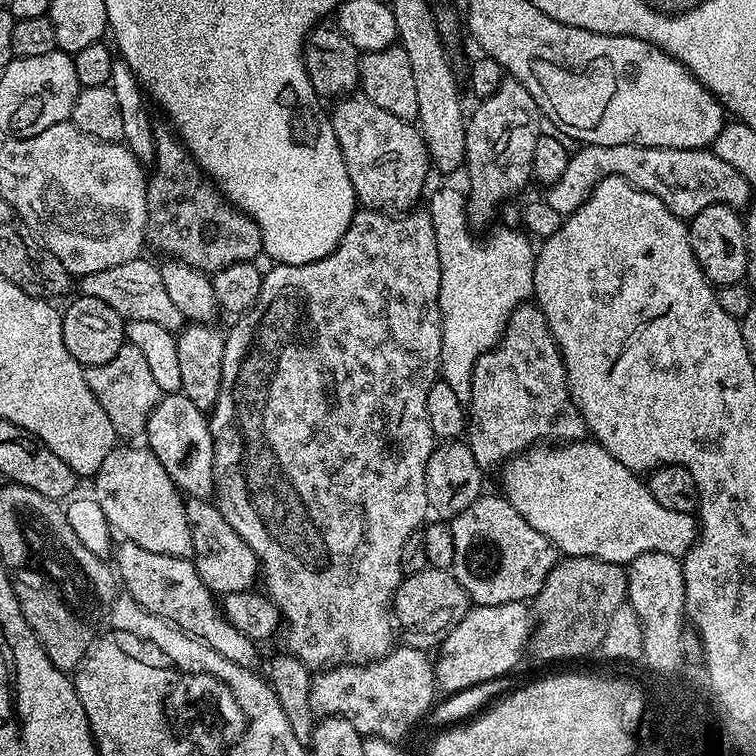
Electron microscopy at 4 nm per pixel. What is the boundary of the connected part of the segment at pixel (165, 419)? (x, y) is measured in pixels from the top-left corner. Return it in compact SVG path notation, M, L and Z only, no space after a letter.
M164 394L161 395L158 406L150 414L148 424L144 427L143 435L148 436L146 447L152 451L162 462L168 476L185 497L198 500L207 500L213 495L216 483L214 482L214 442L212 441L212 431L208 425L209 417L190 398L183 394Z

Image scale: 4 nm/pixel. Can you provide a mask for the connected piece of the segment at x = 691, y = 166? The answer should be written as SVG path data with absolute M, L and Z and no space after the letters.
M590 144L577 147L571 153L566 166L566 174L553 184L547 185L546 202L561 214L578 210L588 201L588 196L607 176L620 176L630 181L636 188L654 194L681 218L697 216L711 204L729 204L737 210L747 209L753 199L753 185L738 174L734 166L722 162L718 154L708 148L643 148L637 144L622 146L598 146Z

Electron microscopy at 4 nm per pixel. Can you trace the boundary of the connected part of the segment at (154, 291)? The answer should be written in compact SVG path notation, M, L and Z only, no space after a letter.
M144 259L122 262L122 266L110 266L110 270L98 270L94 274L79 277L79 295L106 302L106 306L110 306L110 310L124 317L125 321L154 322L157 326L166 326L166 330L174 334L179 333L186 324L182 310L178 310L178 306L174 306L174 301L170 299L159 267Z

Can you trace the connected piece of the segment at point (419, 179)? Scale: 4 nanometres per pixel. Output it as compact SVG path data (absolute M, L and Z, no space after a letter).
M349 94L333 104L336 105L330 108L330 119L357 201L364 208L393 214L415 209L430 173L428 148L419 127L394 118L394 114L382 110L382 106L374 106L363 94Z

